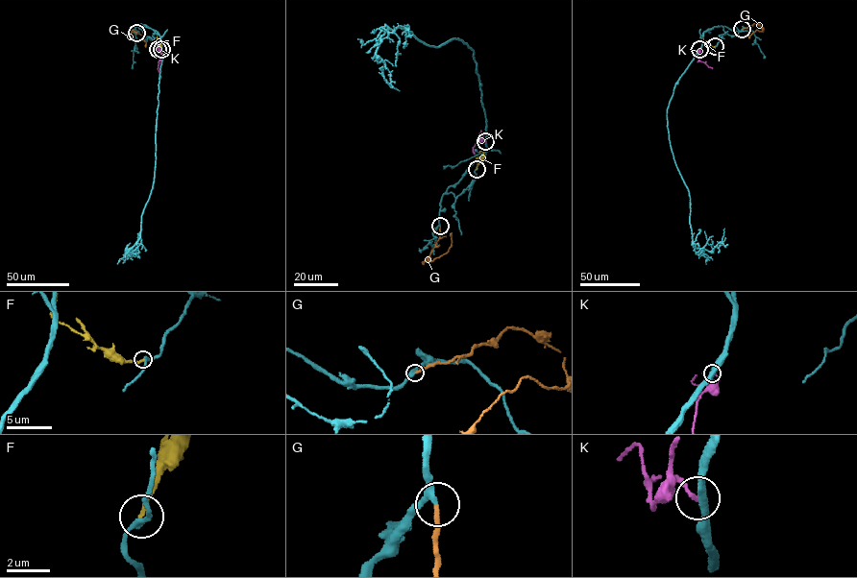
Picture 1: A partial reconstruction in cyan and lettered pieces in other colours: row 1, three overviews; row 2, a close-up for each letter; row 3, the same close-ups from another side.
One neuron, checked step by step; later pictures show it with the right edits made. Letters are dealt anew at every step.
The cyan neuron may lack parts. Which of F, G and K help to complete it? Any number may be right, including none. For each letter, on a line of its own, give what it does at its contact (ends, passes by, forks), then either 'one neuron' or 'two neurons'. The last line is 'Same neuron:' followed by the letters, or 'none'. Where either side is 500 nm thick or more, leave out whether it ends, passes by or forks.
F: it ends there; two neurons
G: it ends there; one neuron
K: it ends there; two neurons
Same neuron: G

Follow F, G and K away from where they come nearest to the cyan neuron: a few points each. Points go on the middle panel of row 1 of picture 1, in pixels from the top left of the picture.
F: (476, 168), (483, 157), (483, 153), (480, 153)
G: (440, 226), (439, 238), (424, 261), (433, 260), (448, 252), (452, 244), (451, 233)
K: (485, 141), (482, 132), (473, 147), (475, 154)

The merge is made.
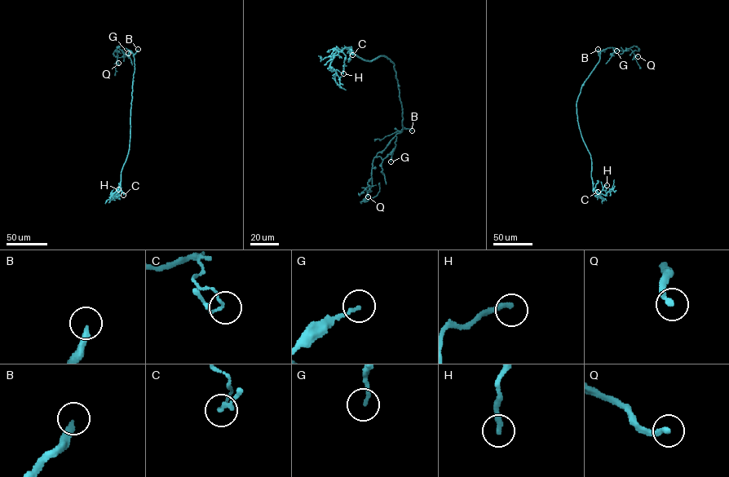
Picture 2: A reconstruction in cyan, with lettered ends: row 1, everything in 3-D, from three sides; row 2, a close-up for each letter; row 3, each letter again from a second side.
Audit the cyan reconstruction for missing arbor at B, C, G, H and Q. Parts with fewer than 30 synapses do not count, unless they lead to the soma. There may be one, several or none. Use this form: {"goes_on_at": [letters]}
{"goes_on_at": ["B", "Q"]}

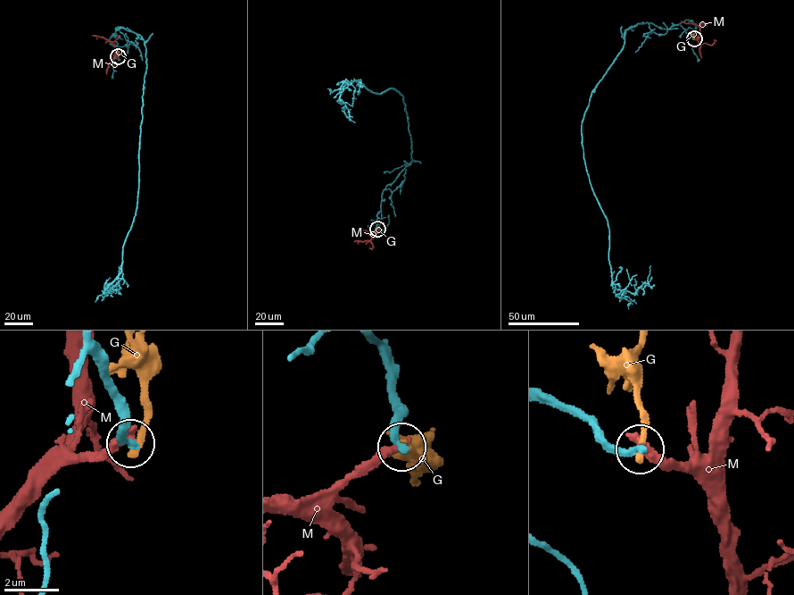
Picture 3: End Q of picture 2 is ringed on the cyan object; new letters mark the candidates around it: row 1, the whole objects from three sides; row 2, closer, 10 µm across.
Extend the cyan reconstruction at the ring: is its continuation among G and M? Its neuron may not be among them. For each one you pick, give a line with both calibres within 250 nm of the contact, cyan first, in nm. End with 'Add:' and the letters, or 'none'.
Add: none

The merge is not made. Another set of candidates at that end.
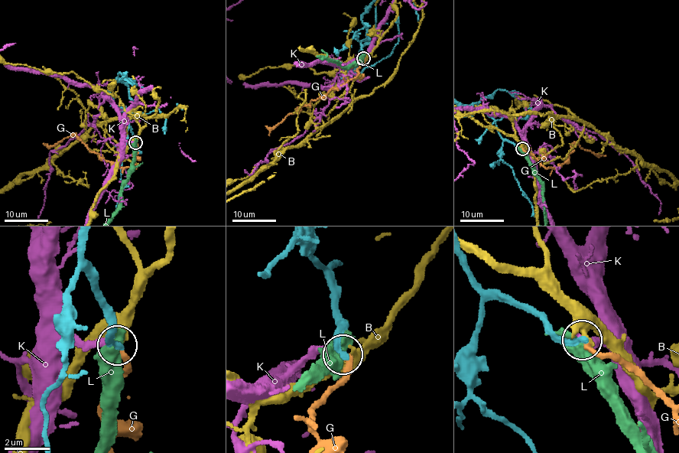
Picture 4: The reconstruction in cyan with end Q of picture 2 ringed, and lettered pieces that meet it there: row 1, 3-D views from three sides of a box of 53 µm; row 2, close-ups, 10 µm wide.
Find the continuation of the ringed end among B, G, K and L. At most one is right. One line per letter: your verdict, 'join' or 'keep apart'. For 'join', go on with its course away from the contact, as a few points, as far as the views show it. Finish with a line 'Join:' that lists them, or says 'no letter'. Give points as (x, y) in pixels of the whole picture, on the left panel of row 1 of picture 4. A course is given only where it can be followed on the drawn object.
B: keep apart
G: join | via (135, 142), (138, 147), (133, 154), (136, 165), (134, 168), (106, 161), (71, 135), (51, 145), (43, 143)
K: keep apart
L: keep apart
Join: G

